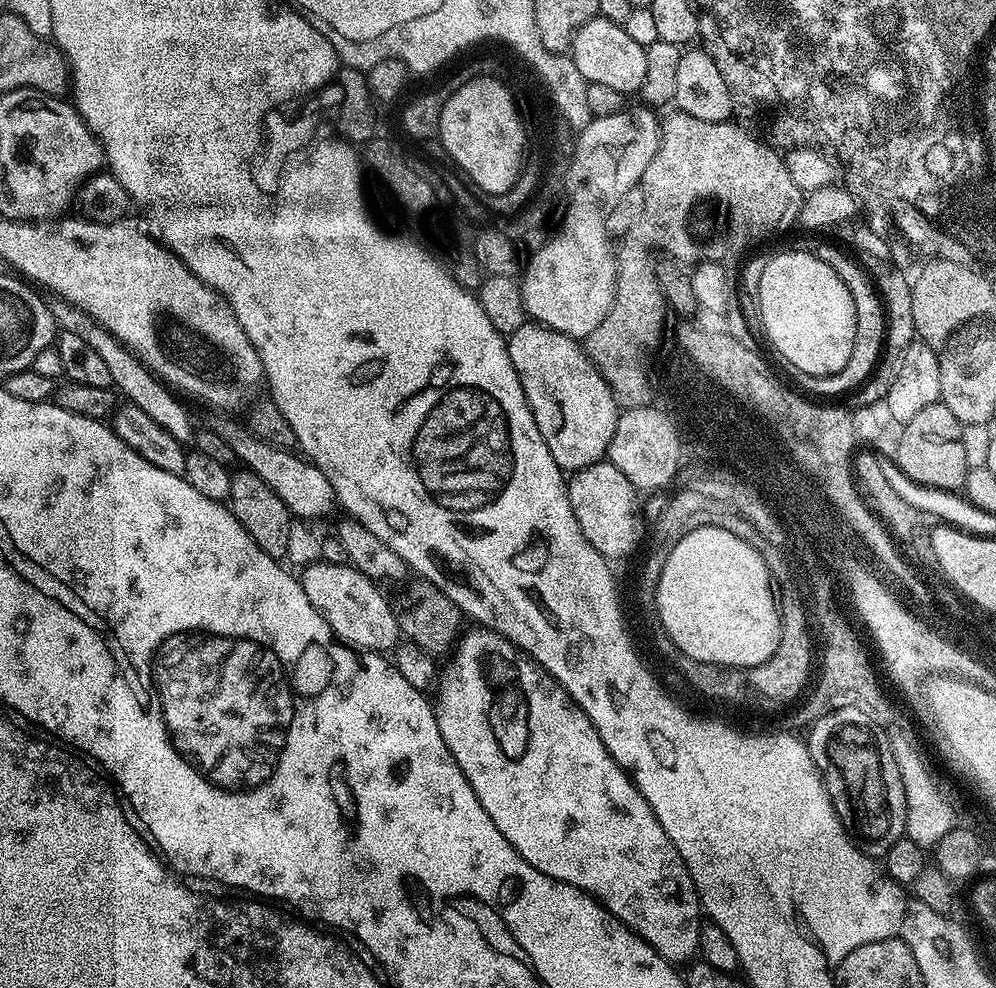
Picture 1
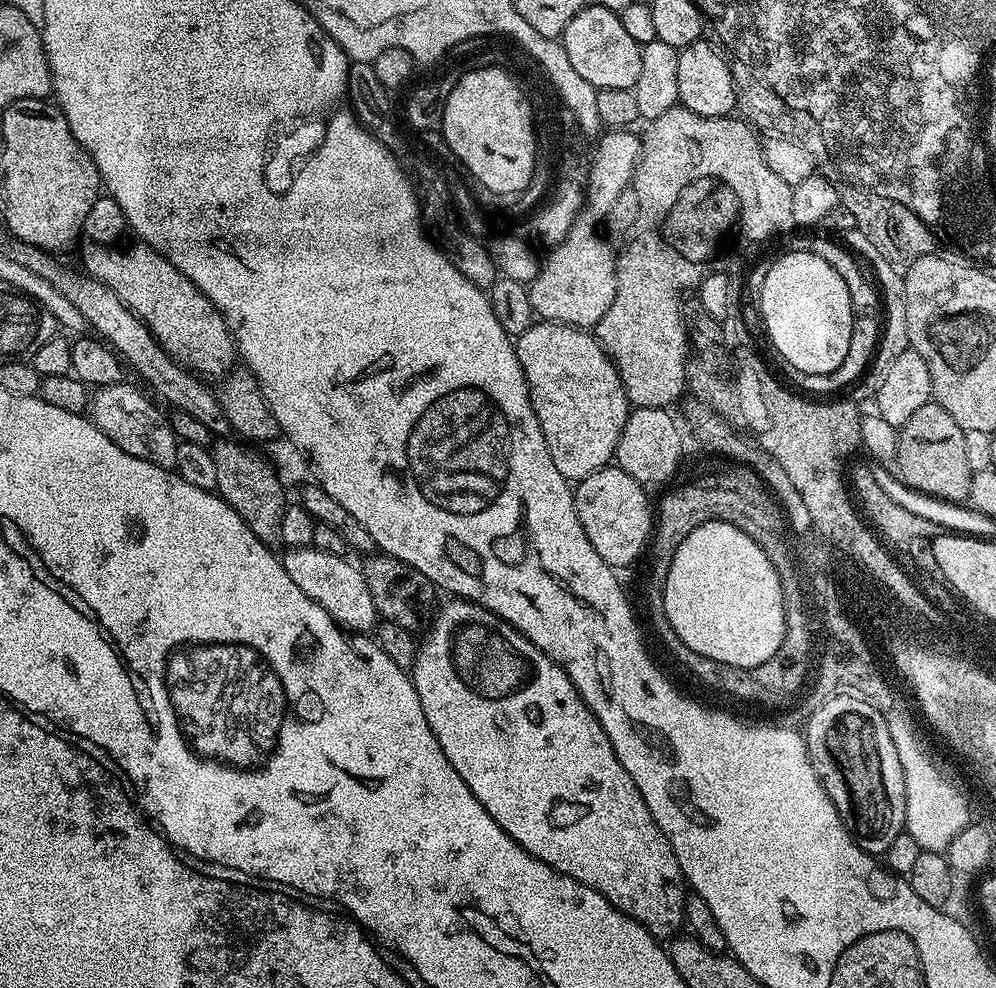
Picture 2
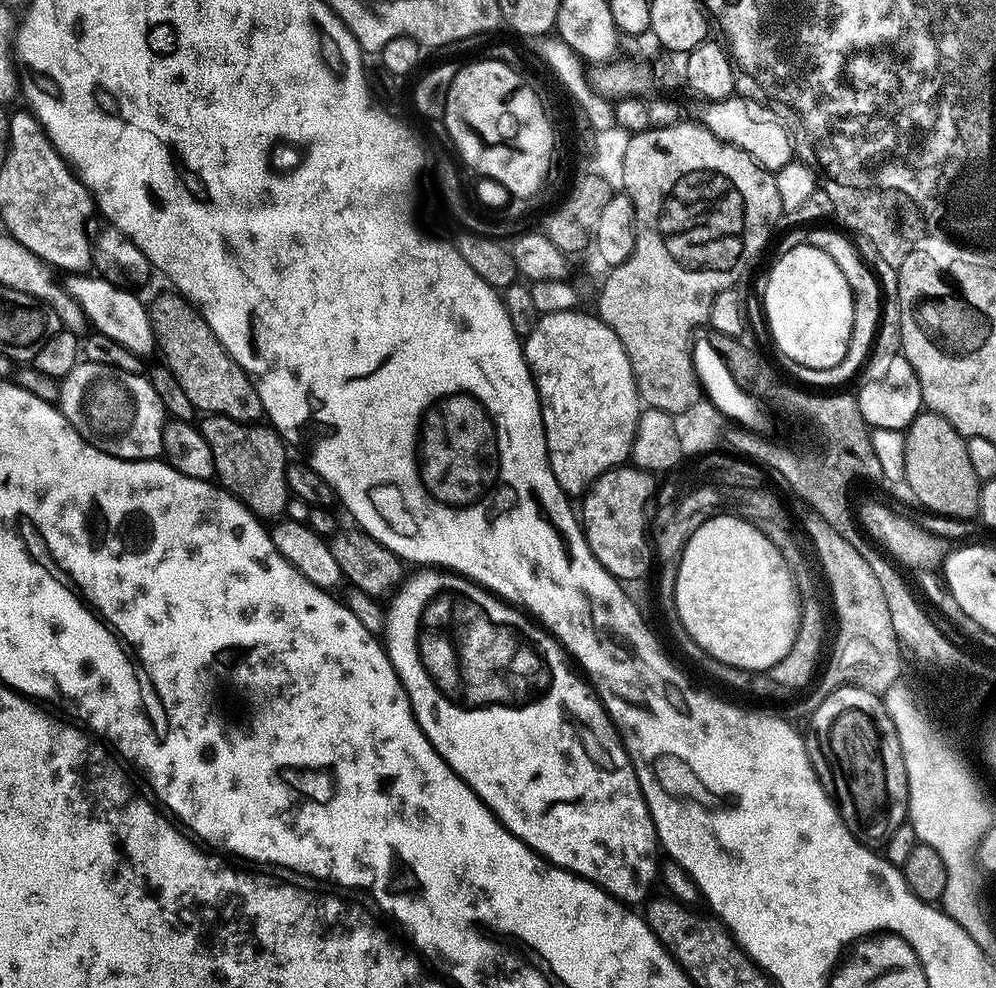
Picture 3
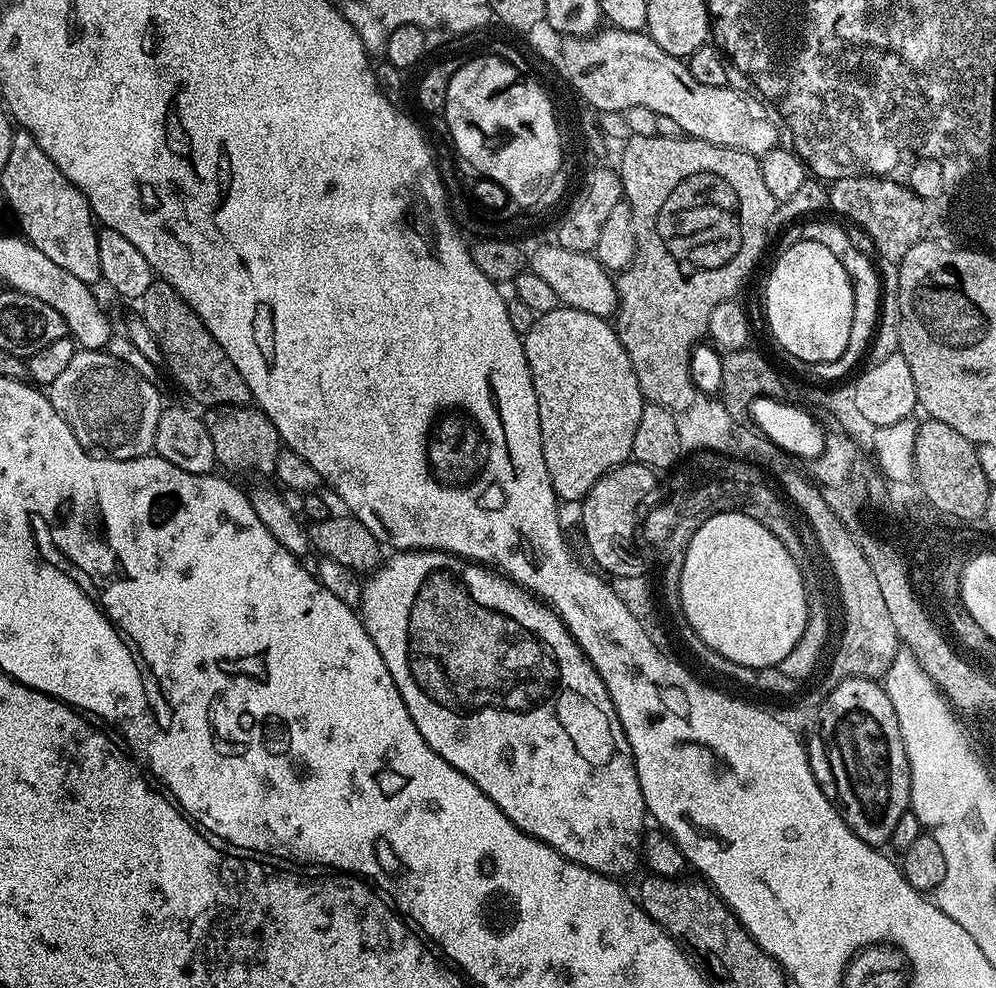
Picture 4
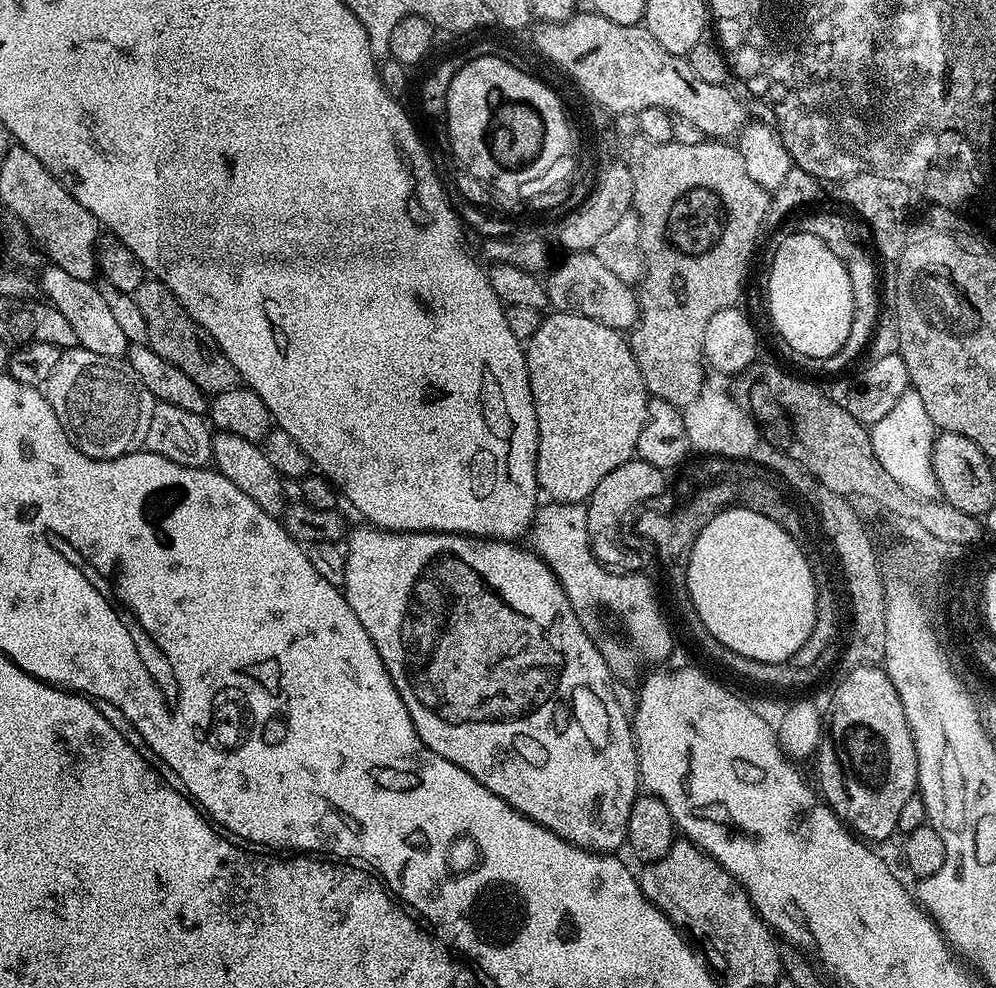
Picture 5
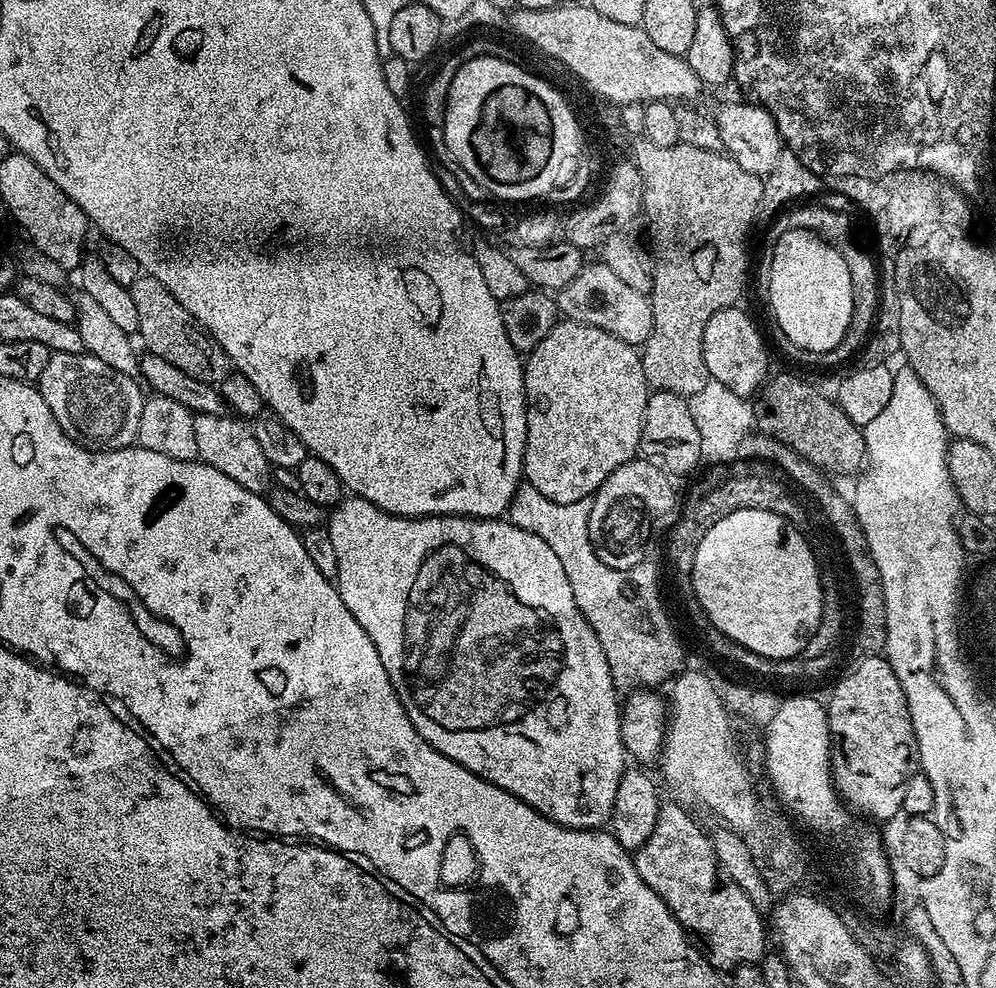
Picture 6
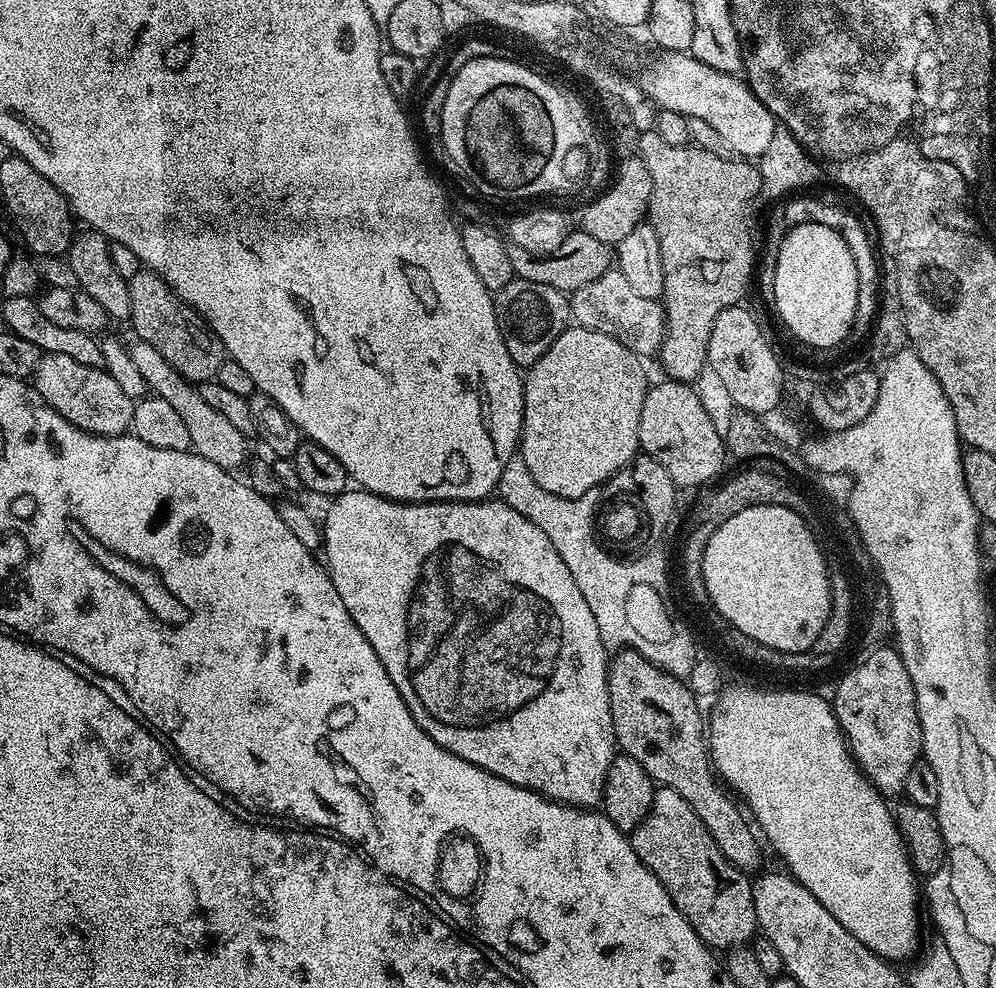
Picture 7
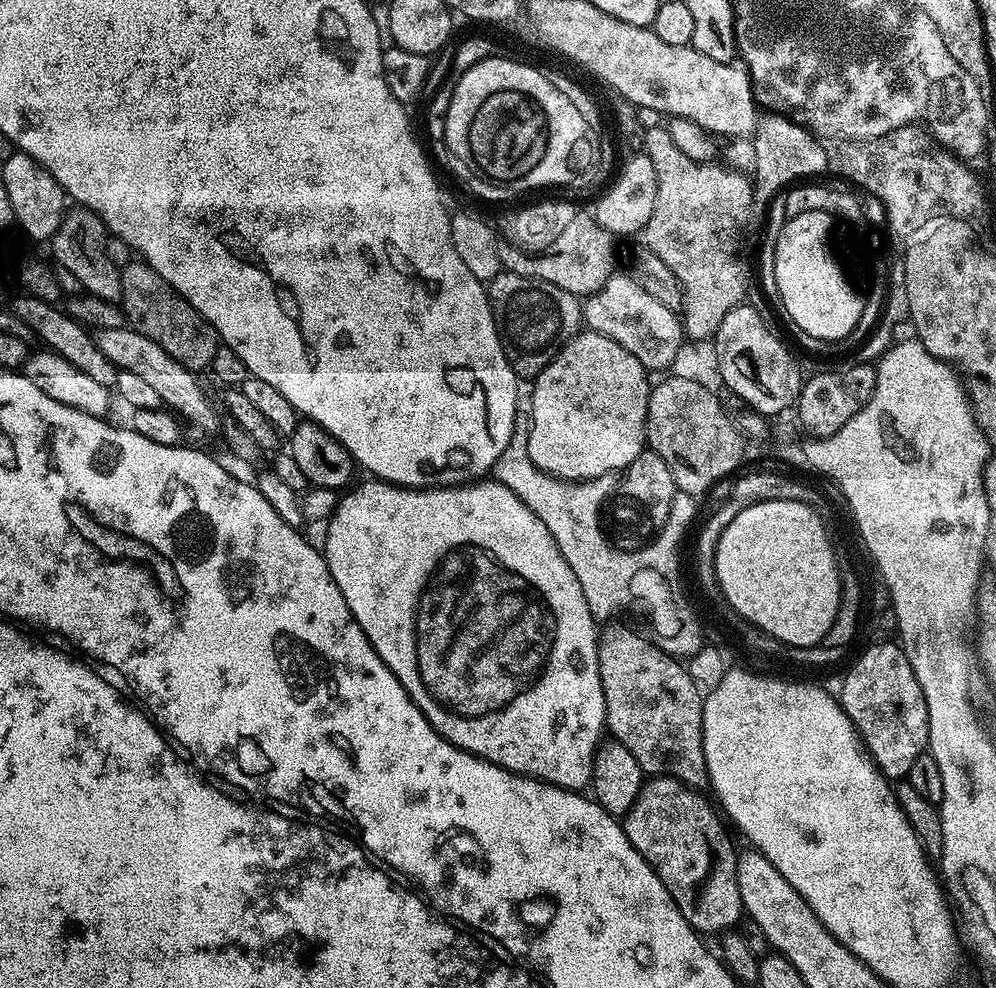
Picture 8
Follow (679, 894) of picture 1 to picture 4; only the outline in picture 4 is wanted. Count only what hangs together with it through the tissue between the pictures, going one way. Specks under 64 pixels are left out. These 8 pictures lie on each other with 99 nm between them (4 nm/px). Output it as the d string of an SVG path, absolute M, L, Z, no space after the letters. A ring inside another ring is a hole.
M422 548L400 550L392 555L396 556L389 560L387 557L363 581L358 615L363 620L364 629L370 634L374 646L378 646L378 654L382 654L382 662L386 662L386 670L390 670L390 678L394 678L394 686L398 686L398 694L402 694L402 702L406 702L406 710L410 710L410 718L414 718L414 726L418 726L422 738L426 738L428 745L443 760L450 762L450 766L474 781L496 803L498 810L502 810L502 814L506 814L506 818L514 822L514 826L518 826L535 840L549 844L566 859L589 868L591 872L613 878L625 878L636 867L640 868L642 841L646 835L646 809L630 742L622 730L622 722L614 710L614 702L598 670L594 670L578 642L574 642L568 628L560 621L560 615L507 576L485 565L473 564L471 560L452 556L449 552L434 552L431 548Z

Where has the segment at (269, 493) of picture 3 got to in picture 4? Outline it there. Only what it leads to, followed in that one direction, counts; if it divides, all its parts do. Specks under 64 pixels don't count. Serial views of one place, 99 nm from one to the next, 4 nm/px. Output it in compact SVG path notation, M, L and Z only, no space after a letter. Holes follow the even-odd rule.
M223 404L217 408L204 408L202 419L214 442L217 465L225 473L237 472L240 476L269 476L276 471L282 441L274 422L255 406Z

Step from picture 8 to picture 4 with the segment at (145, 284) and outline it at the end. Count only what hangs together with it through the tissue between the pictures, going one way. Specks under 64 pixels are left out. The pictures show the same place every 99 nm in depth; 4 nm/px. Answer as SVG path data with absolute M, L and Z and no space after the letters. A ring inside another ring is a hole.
M154 282L138 302L139 319L146 322L150 334L158 342L164 355L163 367L180 383L180 388L204 408L217 408L223 404L253 403L246 378L238 374L238 366L230 362L226 350L218 346L214 334L206 330L202 318L185 302L169 284Z

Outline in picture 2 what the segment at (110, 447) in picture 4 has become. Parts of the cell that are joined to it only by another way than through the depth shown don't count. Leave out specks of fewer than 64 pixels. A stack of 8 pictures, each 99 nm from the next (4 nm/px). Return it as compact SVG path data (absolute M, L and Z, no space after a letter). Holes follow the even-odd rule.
M113 382L95 389L90 400L92 423L101 428L126 454L157 464L159 468L171 469L176 463L178 439L172 432L169 417L156 409L157 401L148 392L149 397L142 389L124 383Z

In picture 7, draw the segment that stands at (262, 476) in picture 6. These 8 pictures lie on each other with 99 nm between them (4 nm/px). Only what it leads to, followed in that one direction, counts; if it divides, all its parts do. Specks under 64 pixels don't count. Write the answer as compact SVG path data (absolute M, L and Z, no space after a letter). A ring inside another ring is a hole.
M136 342L136 345L128 348L128 353L138 374L142 374L149 389L166 402L170 402L170 406L174 406L174 410L178 410L182 422L186 422L186 430L190 434L192 443L191 451L195 452L197 456L214 462L214 466L219 468L237 470L236 468L242 467L244 463L246 463L245 465L249 463L249 437L243 436L238 430L238 426L232 425L224 415L218 414L218 410L211 408L202 398L197 385L180 376L178 370L174 370L174 366L170 366L170 362L166 362L166 358L162 358L162 354L158 354L158 350L154 350L154 346Z

